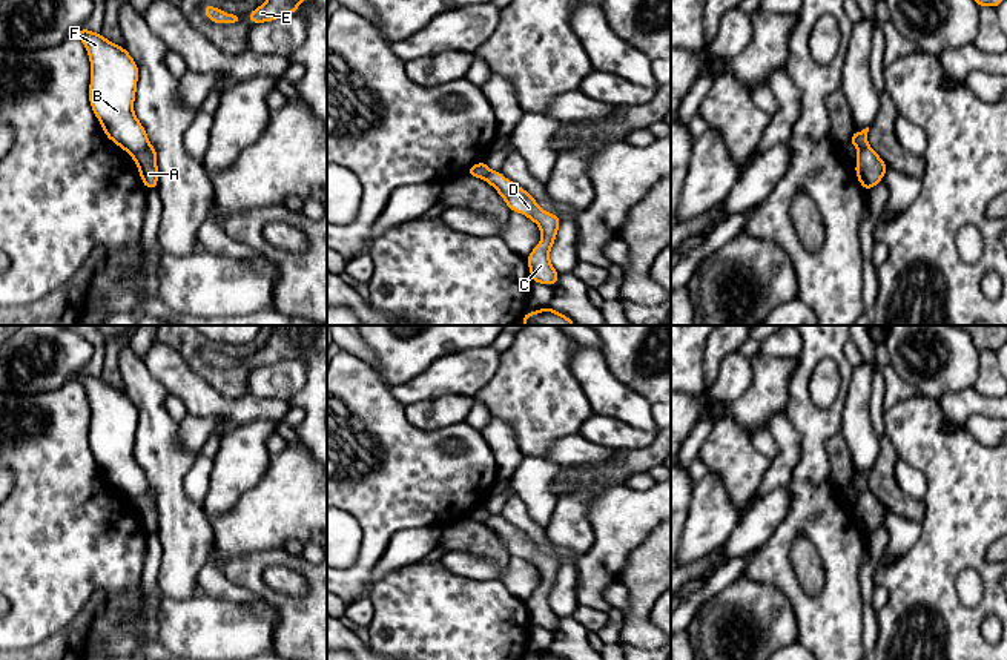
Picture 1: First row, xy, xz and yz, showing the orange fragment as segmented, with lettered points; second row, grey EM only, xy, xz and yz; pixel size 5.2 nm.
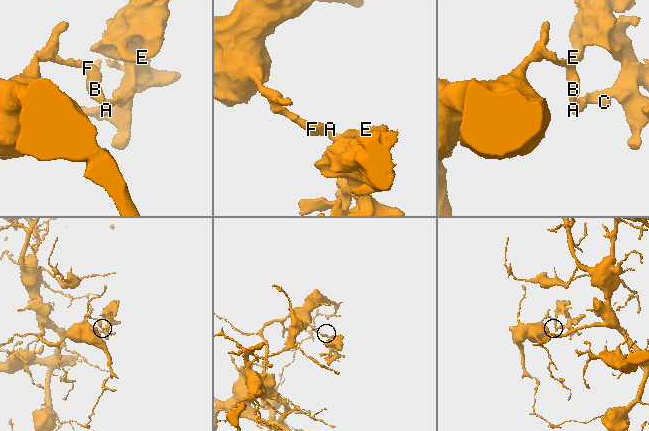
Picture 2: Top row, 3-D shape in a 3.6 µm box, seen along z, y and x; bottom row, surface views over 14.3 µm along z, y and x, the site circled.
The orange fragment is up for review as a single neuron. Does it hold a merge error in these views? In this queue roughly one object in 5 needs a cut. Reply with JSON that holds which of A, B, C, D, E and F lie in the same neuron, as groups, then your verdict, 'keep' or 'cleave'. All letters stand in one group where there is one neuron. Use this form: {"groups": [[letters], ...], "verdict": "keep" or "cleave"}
{"groups": [["A", "C", "D", "E"], ["B", "F"]], "verdict": "cleave"}

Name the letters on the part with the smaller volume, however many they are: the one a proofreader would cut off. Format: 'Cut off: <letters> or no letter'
Cut off: A, C, D, E

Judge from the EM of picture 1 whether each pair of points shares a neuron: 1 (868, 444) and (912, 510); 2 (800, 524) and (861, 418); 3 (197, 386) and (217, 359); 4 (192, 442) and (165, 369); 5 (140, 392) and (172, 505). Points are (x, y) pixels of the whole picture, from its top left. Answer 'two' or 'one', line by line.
1: two
2: two
3: two
4: two
5: one

